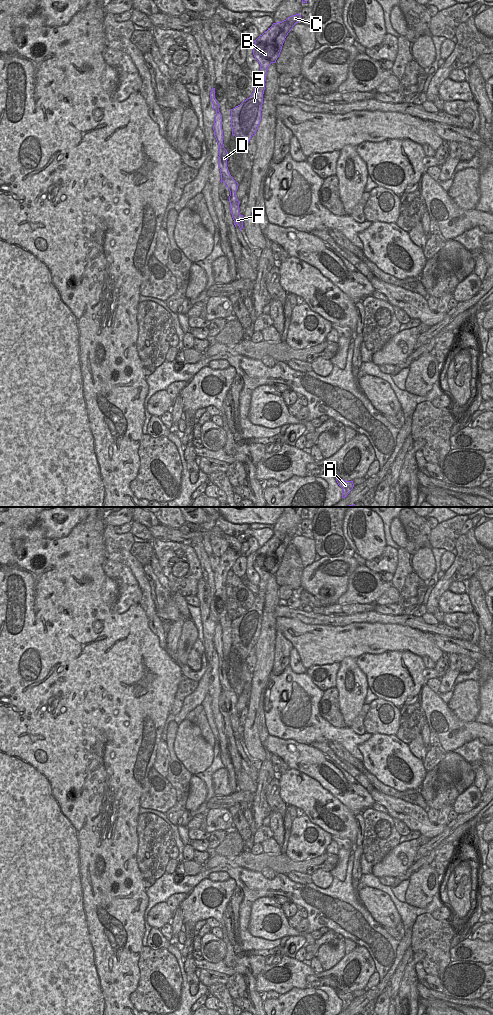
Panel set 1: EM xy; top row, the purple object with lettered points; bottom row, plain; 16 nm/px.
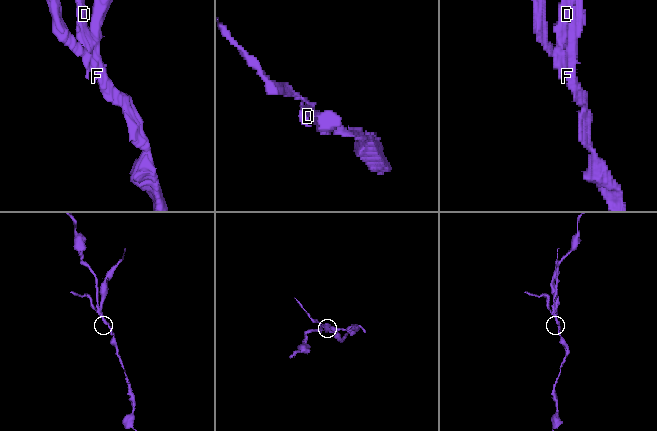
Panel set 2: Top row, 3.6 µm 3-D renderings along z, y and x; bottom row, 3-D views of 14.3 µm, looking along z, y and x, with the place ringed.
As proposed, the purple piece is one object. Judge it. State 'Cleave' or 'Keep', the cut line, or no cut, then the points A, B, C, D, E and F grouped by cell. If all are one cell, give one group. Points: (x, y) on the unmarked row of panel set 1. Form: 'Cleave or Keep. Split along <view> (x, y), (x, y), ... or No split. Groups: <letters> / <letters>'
Cleave. Split along xy (235, 693), (230, 698), (230, 715). Groups: A B C E F / D.

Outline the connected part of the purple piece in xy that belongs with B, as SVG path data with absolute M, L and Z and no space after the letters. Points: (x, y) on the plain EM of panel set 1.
M299 525L282 534L273 535L255 552L253 567L260 576L259 591L254 593L255 599L252 607L231 621L232 647L238 651L242 661L246 660L251 649L255 647L261 633L267 581L271 575L276 574L286 548L300 531Z

